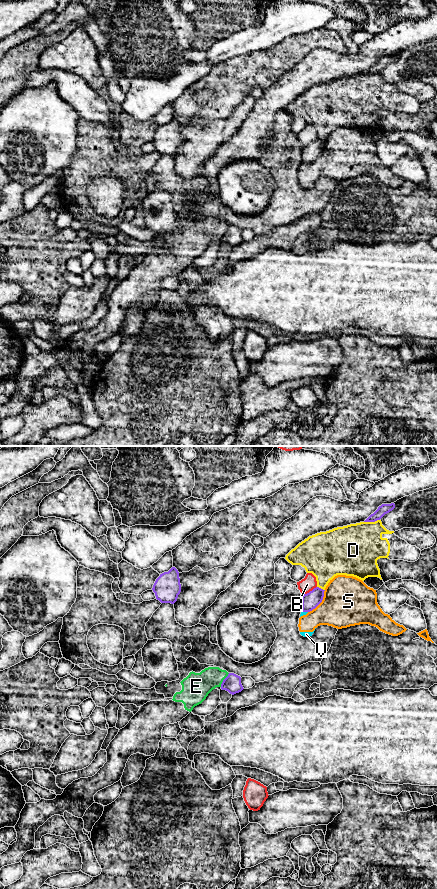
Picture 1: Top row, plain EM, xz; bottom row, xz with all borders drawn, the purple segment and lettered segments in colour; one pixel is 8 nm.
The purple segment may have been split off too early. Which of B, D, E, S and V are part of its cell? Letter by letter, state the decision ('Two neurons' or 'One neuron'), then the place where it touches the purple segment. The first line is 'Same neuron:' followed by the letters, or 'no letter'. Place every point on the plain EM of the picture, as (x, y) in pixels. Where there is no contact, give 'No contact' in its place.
Same neuron: no letter
B: Two neurons. Touches purple at xz (310, 143)
D: Two neurons. Touches purple at xz (371, 73)
E: Two neurons. Touches purple at xz (223, 232)
S: Two neurons. Touches purple at xz (320, 154)
V: Two neurons. Touches purple at xz (305, 163)

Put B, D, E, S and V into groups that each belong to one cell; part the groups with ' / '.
B / D / E / S V

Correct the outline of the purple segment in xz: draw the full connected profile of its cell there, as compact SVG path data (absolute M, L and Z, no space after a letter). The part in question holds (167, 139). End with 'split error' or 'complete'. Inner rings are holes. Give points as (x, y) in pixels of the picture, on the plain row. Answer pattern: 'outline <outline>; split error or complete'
outline M172 119L168 124L160 126L152 142L155 145L156 151L161 155L174 156L181 144L178 122Z; complete

